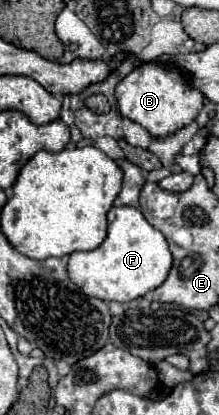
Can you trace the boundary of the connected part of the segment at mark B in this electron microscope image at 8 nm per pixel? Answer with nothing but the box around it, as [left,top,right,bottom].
[115,62,203,138]

